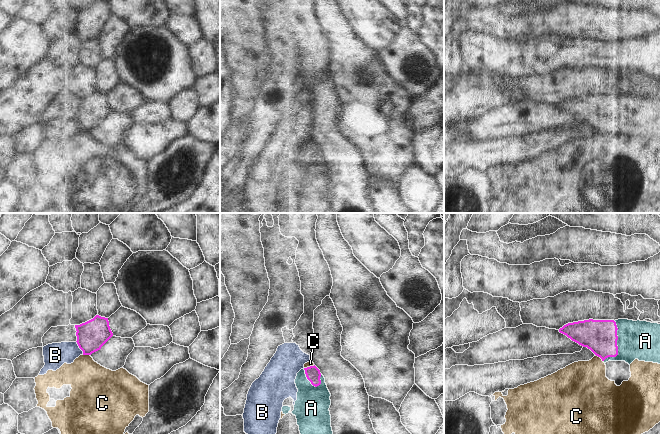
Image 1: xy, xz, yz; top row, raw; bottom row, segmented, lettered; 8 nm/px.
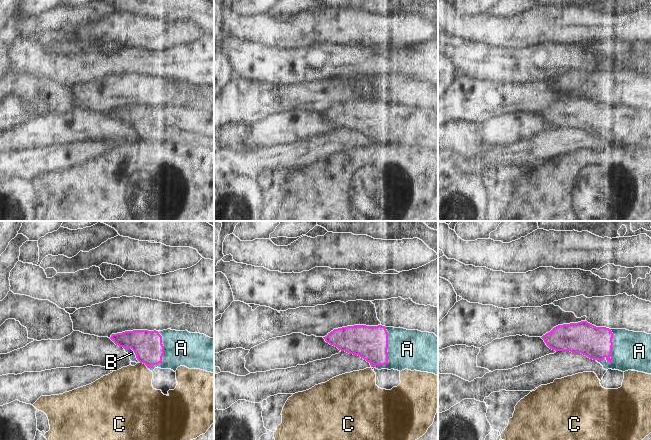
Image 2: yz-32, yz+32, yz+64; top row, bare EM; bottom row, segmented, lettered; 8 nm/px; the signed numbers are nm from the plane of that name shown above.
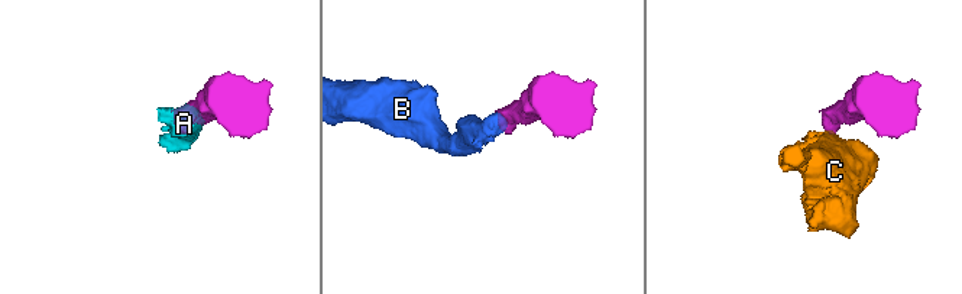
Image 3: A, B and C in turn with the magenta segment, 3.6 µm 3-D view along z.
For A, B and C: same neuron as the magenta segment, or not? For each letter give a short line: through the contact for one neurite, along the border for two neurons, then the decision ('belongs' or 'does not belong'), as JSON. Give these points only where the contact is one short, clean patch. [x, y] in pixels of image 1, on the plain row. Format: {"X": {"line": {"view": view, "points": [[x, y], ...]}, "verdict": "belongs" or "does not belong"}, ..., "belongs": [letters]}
{"A": {"line": {"view": "yz", "points": [[600, 112], [611, 116], [616, 121], [621, 116], [640, 116]]}, "verdict": "belongs"}, "B": {"line": {"view": "xy", "points": [[76, 117], [83, 130]]}, "verdict": "does not belong"}, "C": {"line": {"view": "yz", "points": [[596, 131], [602, 137]]}, "verdict": "does not belong"}, "belongs": ["A"]}

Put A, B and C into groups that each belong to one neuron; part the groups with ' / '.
A / B / C

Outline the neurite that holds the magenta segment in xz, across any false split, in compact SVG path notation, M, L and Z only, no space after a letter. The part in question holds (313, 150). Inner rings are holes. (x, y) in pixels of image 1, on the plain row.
M314 141L301 145L296 152L298 165L294 186L301 213L333 213L330 168L324 152Z

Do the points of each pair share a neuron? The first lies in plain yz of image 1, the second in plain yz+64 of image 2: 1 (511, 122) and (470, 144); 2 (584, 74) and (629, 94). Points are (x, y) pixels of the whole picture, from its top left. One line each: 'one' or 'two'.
1: two
2: two

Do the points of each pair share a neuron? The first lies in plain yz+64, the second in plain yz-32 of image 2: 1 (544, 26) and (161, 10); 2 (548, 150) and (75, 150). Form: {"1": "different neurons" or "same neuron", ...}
{"1": "different neurons", "2": "same neuron"}

